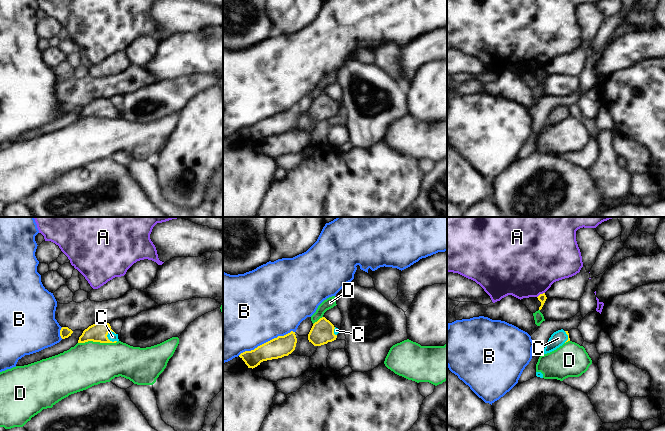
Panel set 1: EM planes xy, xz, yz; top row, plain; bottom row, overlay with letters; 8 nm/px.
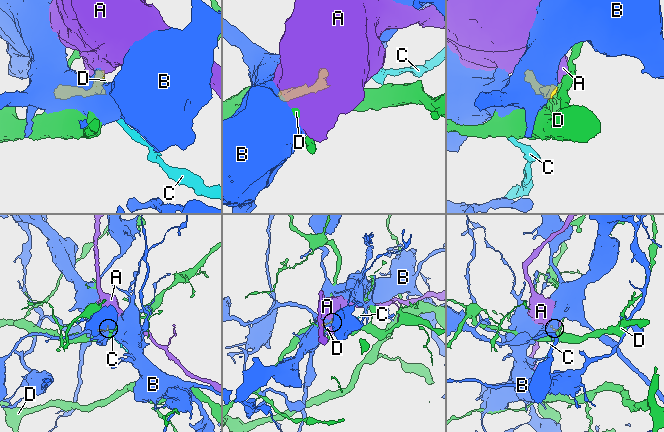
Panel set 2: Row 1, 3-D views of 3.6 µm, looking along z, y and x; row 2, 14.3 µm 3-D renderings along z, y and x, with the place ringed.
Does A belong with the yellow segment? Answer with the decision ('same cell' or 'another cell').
another cell

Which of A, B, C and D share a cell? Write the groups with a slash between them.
A / B / C / D

